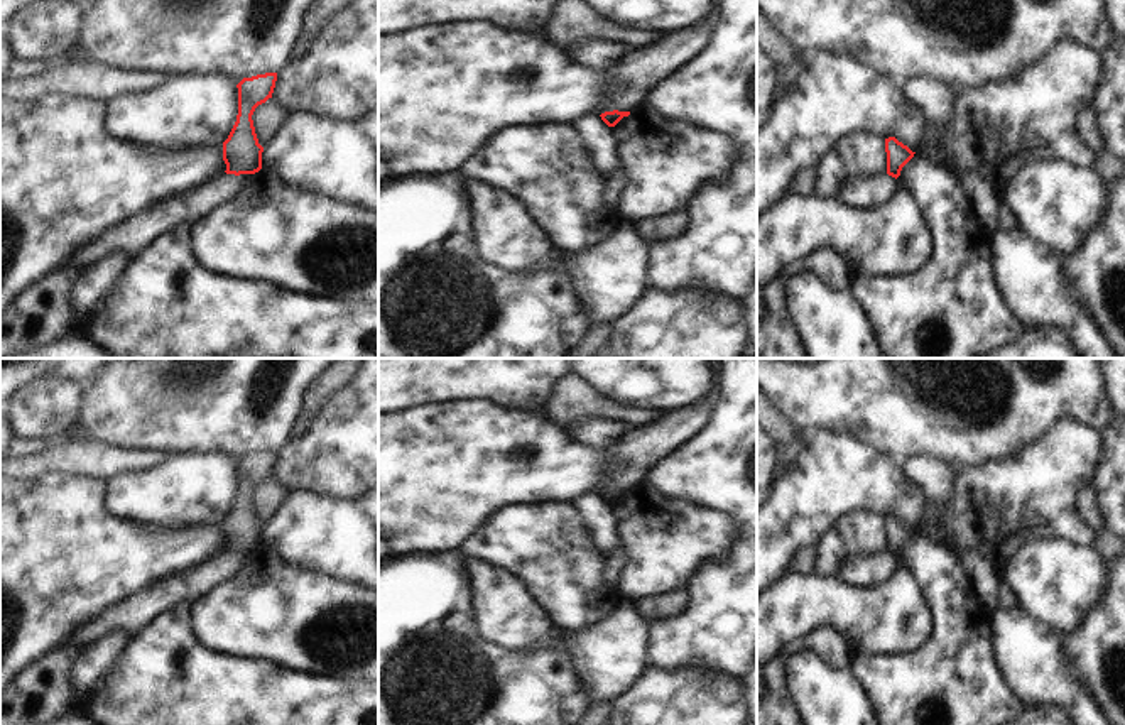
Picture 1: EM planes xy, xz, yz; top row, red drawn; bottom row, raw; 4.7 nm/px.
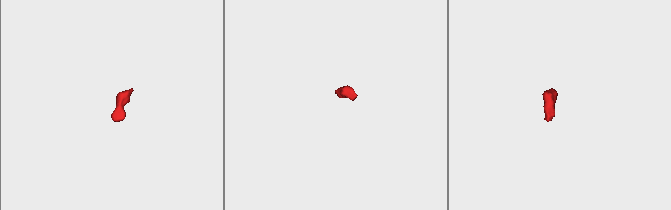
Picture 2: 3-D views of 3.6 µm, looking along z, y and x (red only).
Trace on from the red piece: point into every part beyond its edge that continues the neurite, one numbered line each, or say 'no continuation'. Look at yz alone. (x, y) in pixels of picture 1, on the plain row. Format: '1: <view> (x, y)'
no continuation

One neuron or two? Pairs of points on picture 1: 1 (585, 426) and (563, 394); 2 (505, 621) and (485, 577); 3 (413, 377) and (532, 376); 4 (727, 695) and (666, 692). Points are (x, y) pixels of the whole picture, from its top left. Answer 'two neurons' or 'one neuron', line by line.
1: two neurons
2: one neuron
3: one neuron
4: one neuron

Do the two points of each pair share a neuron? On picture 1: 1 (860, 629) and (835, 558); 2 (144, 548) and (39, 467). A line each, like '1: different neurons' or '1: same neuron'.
1: different neurons
2: different neurons

